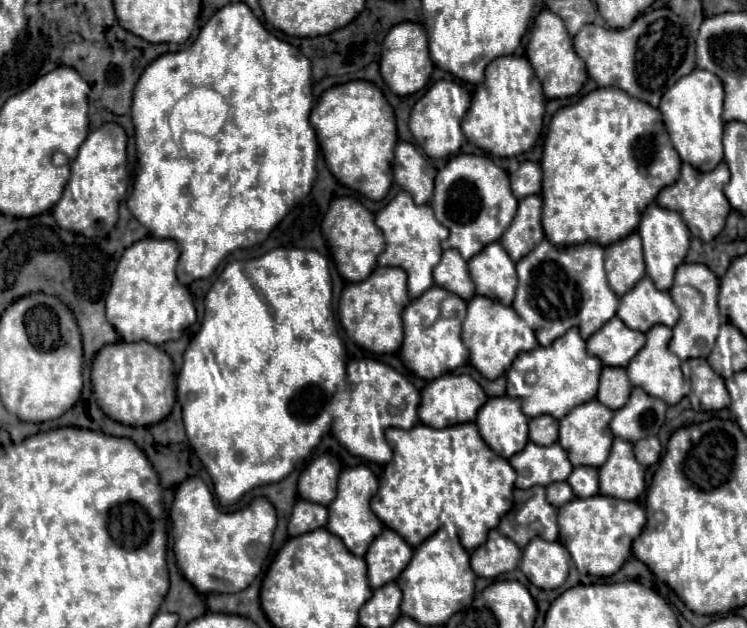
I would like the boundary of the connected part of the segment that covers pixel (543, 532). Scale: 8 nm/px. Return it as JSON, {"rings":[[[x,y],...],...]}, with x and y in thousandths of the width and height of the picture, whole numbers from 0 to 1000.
{"rings":[[[716,774],[708,780],[689,780],[689,799],[684,815],[673,822],[668,847],[689,860],[695,873],[703,873],[711,857],[722,854],[727,860],[746,860],[746,812],[732,799],[730,777]]]}

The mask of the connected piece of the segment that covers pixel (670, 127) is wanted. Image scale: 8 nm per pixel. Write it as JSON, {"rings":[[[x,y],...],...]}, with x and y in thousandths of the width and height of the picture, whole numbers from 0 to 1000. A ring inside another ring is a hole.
{"rings":[[[930,108],[925,118],[914,121],[906,134],[901,134],[885,159],[888,197],[896,210],[896,220],[909,242],[912,255],[925,261],[936,274],[952,274],[968,255],[968,134],[965,127],[938,108]]]}

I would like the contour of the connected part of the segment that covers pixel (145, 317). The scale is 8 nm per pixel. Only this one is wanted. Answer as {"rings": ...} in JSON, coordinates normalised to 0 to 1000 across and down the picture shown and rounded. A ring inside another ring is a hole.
{"rings":[[[191,379],[165,401],[143,471],[143,510],[167,545],[197,541],[216,551],[224,541],[240,541],[245,525],[261,516],[257,471],[234,439],[240,408],[242,398],[234,382],[213,379]]]}

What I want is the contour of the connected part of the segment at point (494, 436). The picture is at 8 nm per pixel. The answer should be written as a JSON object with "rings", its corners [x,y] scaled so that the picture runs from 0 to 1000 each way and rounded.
{"rings":[[[655,634],[641,653],[636,675],[652,710],[679,732],[708,704],[708,666],[700,662],[695,637],[689,634]]]}

